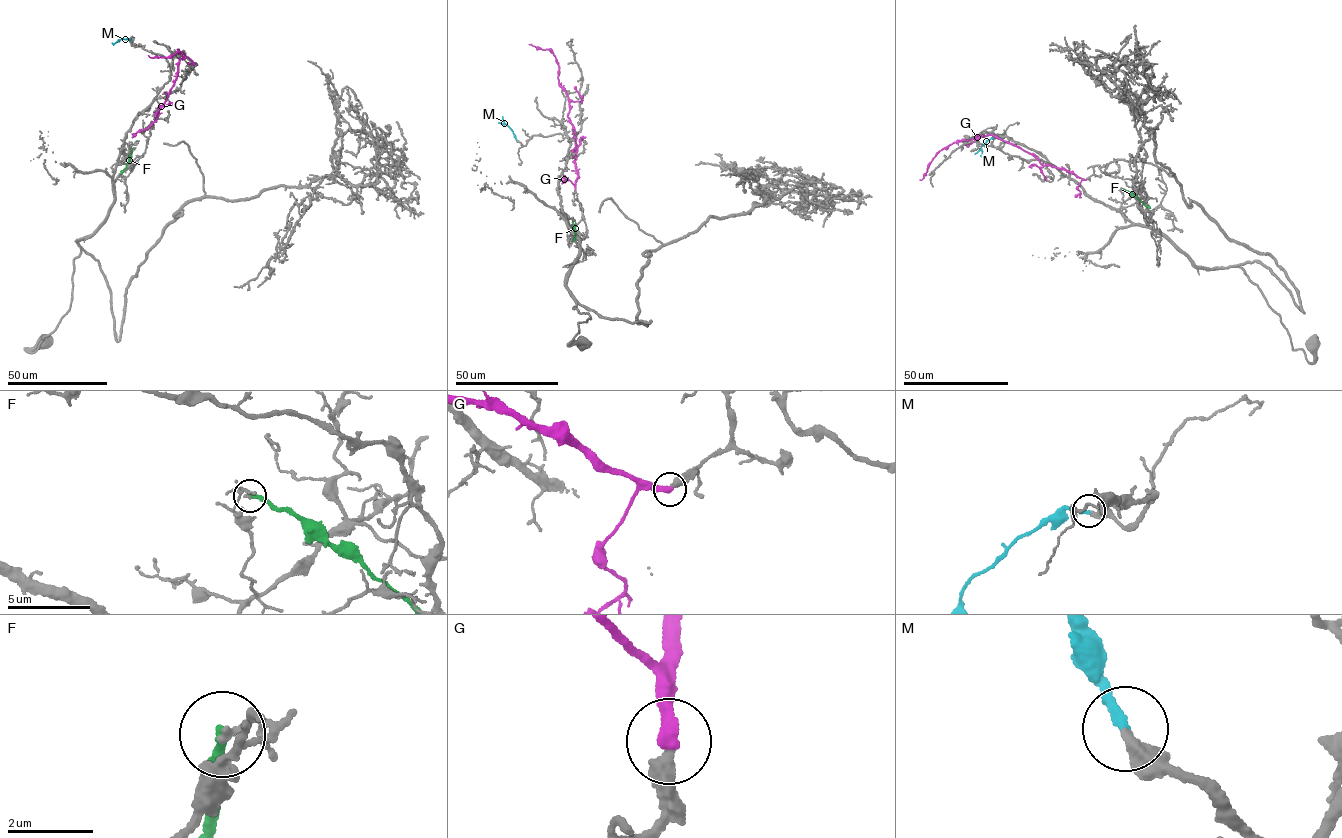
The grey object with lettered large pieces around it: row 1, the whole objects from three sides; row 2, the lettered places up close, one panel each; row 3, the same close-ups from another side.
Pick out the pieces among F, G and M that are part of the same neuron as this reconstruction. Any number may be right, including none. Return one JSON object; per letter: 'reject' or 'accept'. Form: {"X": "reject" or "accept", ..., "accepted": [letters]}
{"F": "reject", "G": "reject", "M": "accept", "accepted": ["M"]}

